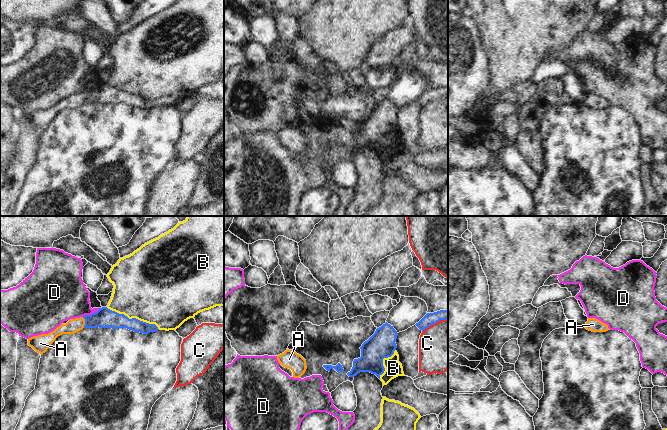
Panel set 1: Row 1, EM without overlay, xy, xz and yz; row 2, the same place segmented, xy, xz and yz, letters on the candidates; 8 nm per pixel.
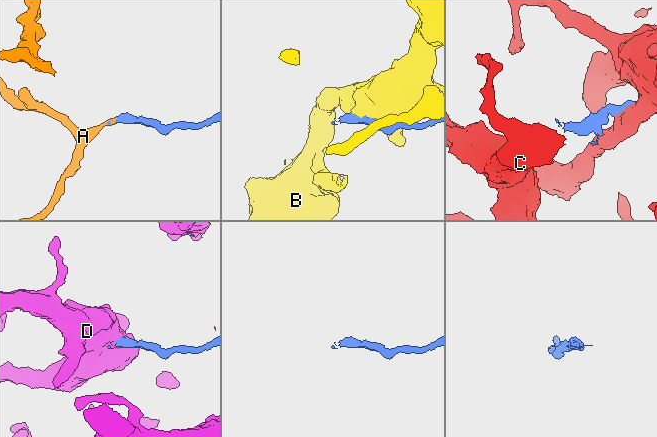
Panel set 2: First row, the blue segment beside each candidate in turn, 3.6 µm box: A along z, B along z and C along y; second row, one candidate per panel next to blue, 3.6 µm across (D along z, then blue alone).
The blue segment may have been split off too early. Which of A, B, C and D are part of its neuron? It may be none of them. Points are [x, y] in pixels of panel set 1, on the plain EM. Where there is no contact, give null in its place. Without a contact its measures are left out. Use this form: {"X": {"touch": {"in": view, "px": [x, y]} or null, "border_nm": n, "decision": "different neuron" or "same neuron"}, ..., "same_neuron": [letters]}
{"A": {"touch": {"in": "xy", "px": [85, 98]}, "border_nm": 90, "decision": "same neuron"}, "B": {"touch": {"in": "xy", "px": [133, 94]}, "border_nm": 460, "decision": "different neuron"}, "C": {"touch": {"in": "xz", "px": [434, 99]}, "border_nm": 220, "decision": "different neuron"}, "D": {"touch": {"in": "xy", "px": [91, 90]}, "border_nm": 160, "decision": "different neuron"}, "same_neuron": ["A"]}

